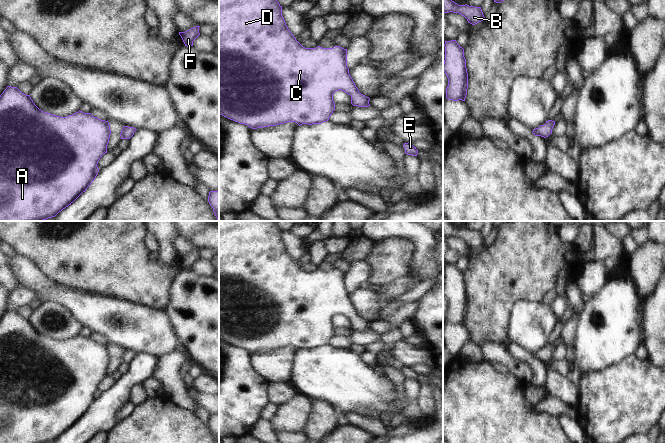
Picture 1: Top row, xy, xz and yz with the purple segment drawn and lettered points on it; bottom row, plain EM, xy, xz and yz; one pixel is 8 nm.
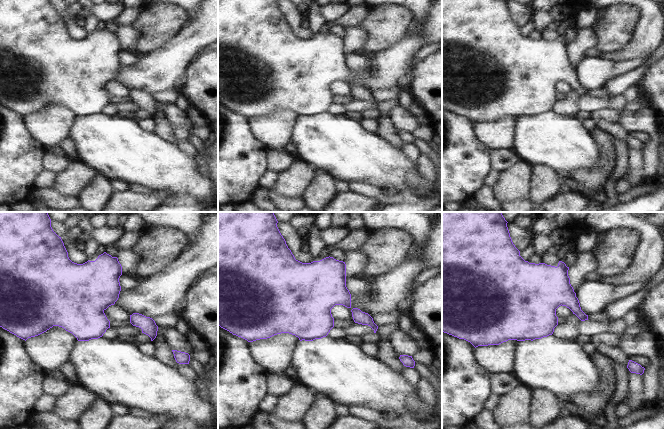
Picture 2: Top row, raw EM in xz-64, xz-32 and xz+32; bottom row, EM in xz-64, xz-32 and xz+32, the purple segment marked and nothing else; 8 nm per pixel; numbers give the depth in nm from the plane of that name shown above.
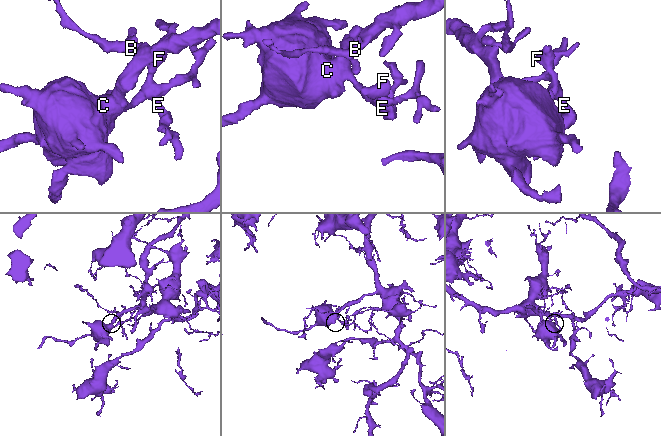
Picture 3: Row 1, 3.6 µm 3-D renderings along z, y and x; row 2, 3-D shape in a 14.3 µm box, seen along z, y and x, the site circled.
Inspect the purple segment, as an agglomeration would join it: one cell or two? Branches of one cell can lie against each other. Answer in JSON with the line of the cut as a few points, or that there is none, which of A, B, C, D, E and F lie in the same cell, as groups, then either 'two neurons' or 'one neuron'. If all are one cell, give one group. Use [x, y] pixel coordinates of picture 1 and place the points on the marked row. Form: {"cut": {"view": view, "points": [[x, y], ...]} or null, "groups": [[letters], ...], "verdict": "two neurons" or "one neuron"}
{"cut": null, "groups": [["A", "B", "C", "D", "E", "F"]], "verdict": "one neuron"}

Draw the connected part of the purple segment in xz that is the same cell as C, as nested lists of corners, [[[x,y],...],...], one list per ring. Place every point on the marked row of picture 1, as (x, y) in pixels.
[[[219,0],[219,114],[230,120],[245,124],[252,129],[276,126],[287,122],[295,122],[299,126],[302,124],[321,124],[329,120],[335,110],[333,94],[344,91],[351,96],[351,104],[358,107],[368,107],[369,97],[361,94],[349,74],[347,66],[347,49],[340,46],[333,48],[303,47],[288,29],[282,16],[282,6],[277,0]]]

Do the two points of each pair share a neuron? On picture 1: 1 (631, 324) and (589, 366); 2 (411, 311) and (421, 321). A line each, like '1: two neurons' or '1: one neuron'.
1: one neuron
2: two neurons

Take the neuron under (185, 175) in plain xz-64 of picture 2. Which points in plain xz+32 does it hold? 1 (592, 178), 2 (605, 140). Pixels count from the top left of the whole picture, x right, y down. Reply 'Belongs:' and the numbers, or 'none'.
Belongs: none

